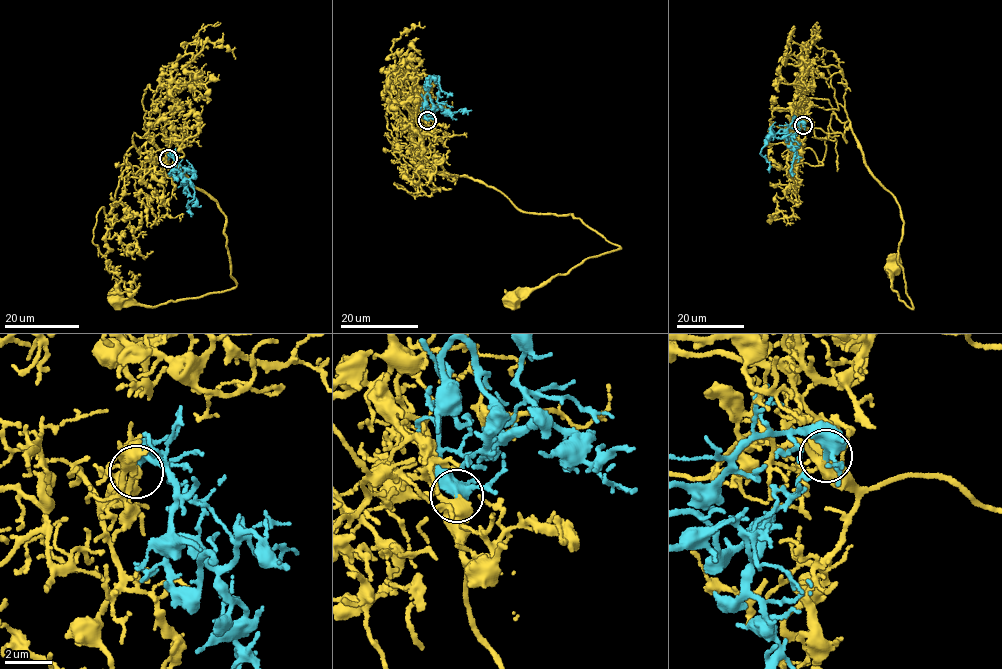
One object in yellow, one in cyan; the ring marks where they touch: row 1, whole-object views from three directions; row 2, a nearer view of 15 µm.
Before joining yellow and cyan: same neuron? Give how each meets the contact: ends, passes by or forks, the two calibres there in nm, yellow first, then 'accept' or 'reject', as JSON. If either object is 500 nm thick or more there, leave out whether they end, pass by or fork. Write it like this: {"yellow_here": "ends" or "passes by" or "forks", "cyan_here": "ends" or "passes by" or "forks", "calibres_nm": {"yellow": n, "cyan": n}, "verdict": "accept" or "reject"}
{"yellow_here": "ends", "cyan_here": "passes by", "calibres_nm": {"yellow": 240, "cyan": 320}, "verdict": "accept"}

